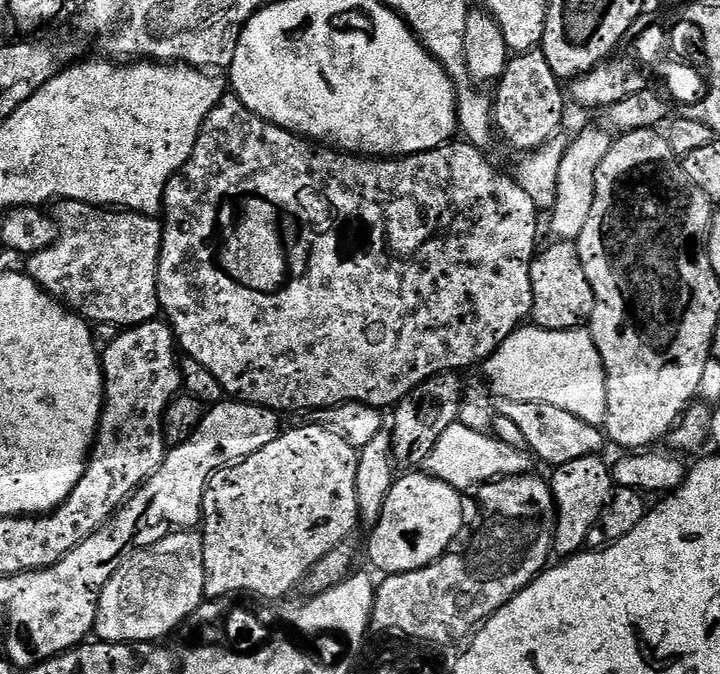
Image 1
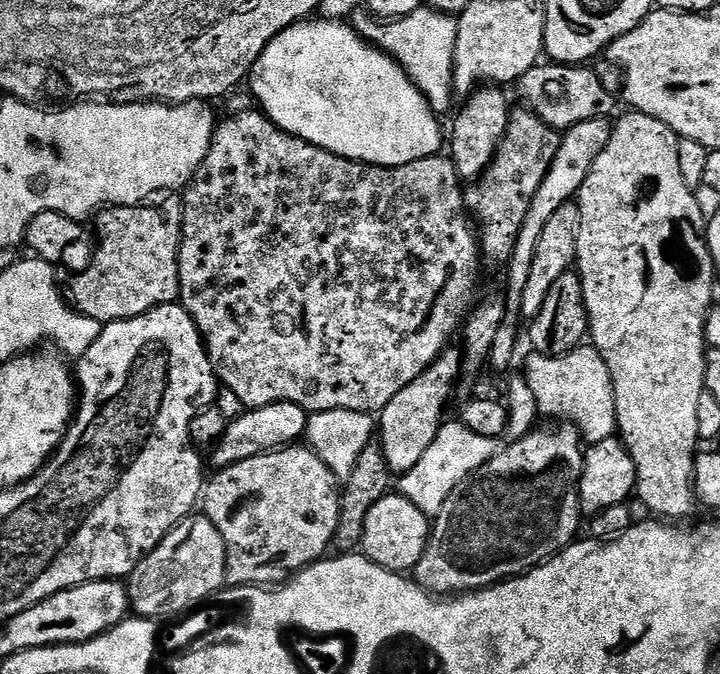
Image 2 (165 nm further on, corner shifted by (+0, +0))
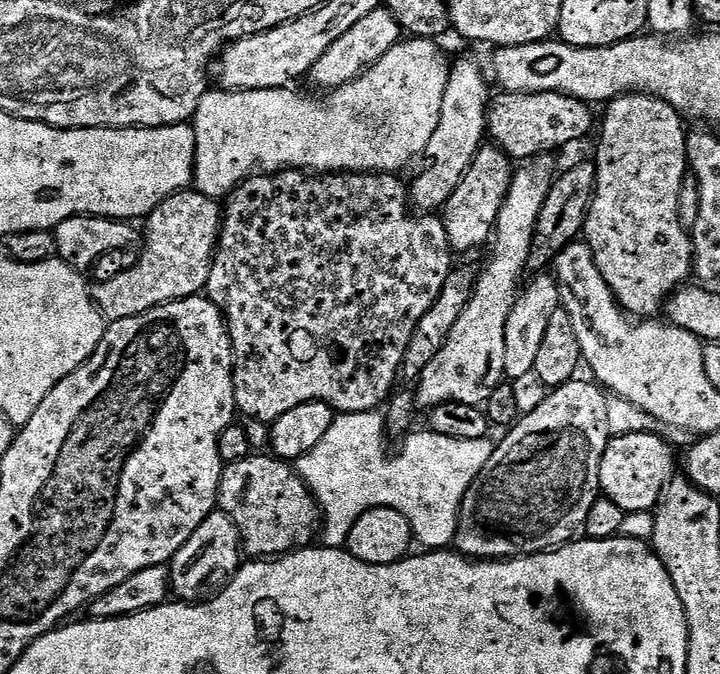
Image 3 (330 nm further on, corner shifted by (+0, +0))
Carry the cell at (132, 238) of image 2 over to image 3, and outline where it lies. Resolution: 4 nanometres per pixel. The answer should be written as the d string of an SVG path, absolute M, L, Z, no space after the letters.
M181 190L161 200L146 217L144 253L136 264L91 289L92 303L105 321L142 314L146 310L195 296L205 285L214 247L220 235L222 208L213 197L195 190Z

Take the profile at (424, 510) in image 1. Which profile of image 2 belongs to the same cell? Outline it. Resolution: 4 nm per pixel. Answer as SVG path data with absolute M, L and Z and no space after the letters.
M387 494L364 517L362 552L381 568L408 574L424 557L430 535L430 516L399 494Z

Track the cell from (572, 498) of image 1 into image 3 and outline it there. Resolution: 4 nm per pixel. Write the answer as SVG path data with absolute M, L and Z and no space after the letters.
M651 431L631 432L625 436L612 436L600 456L600 488L607 499L616 503L625 513L646 512L655 507L659 492L671 475L672 452L660 436L652 436Z

